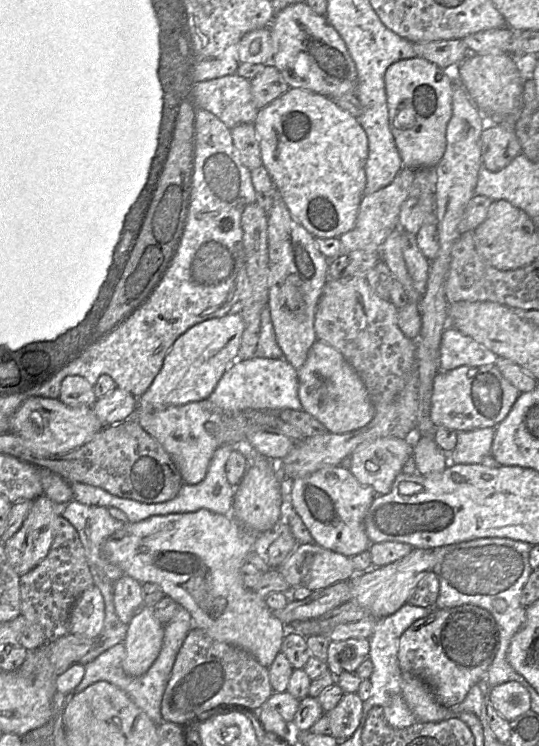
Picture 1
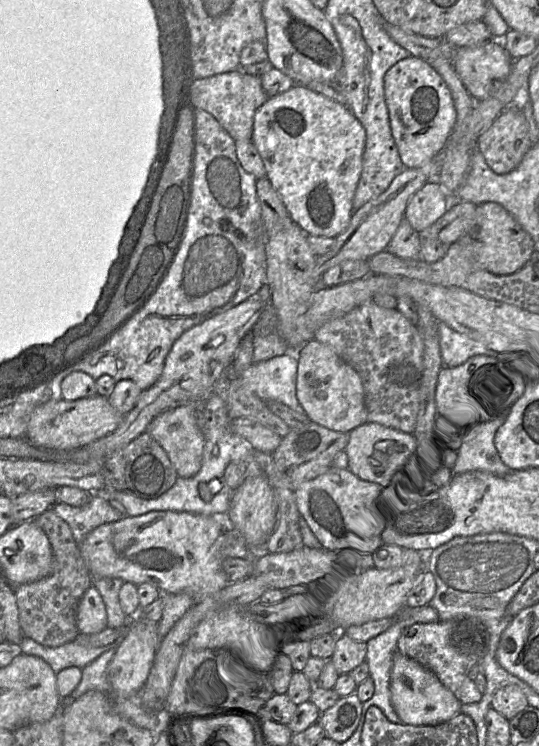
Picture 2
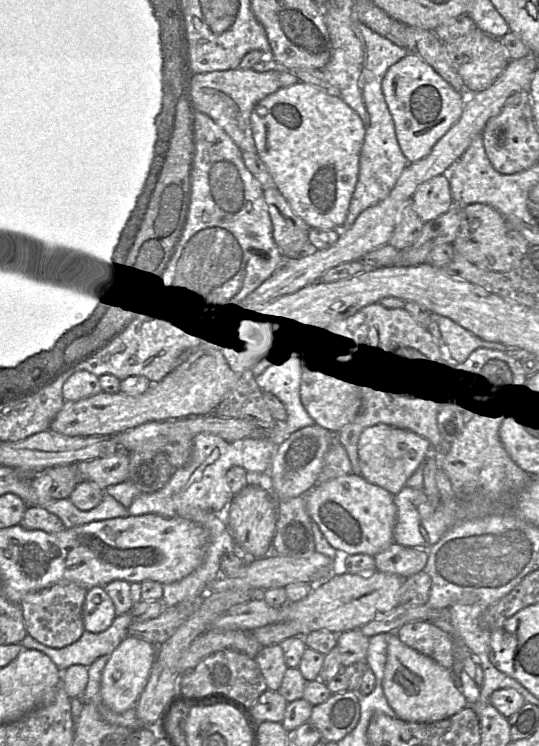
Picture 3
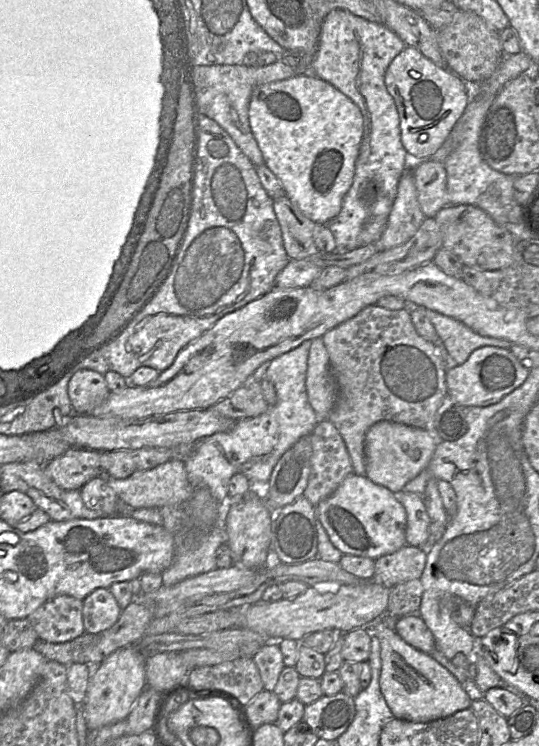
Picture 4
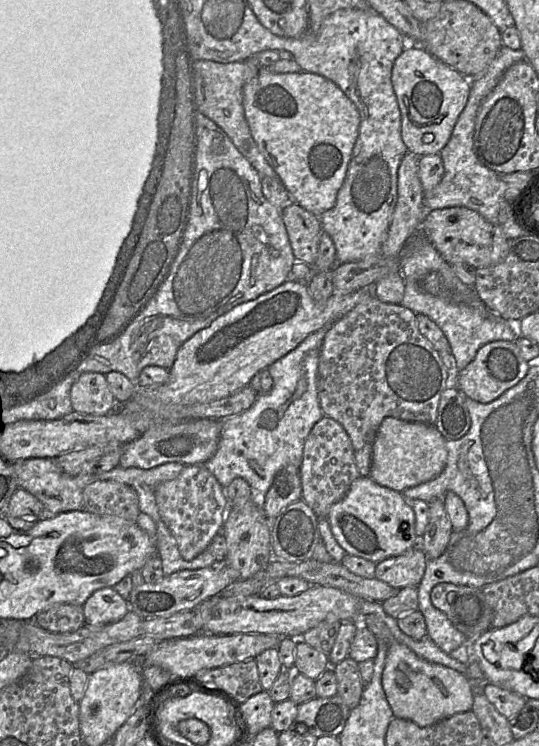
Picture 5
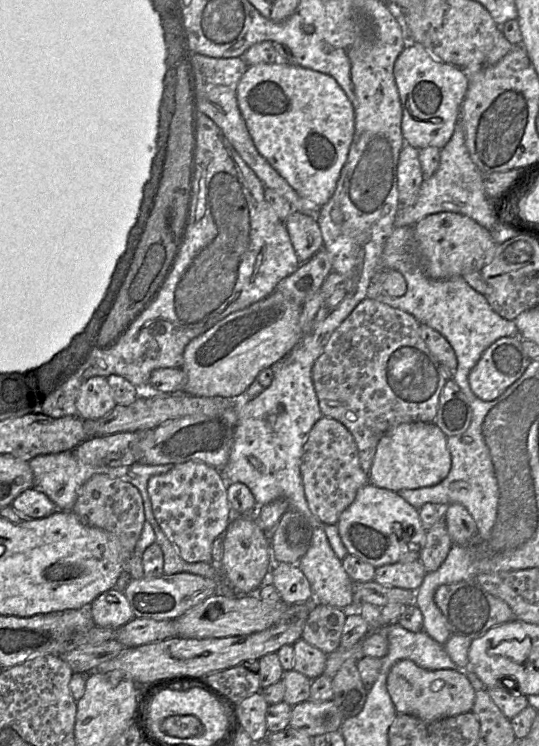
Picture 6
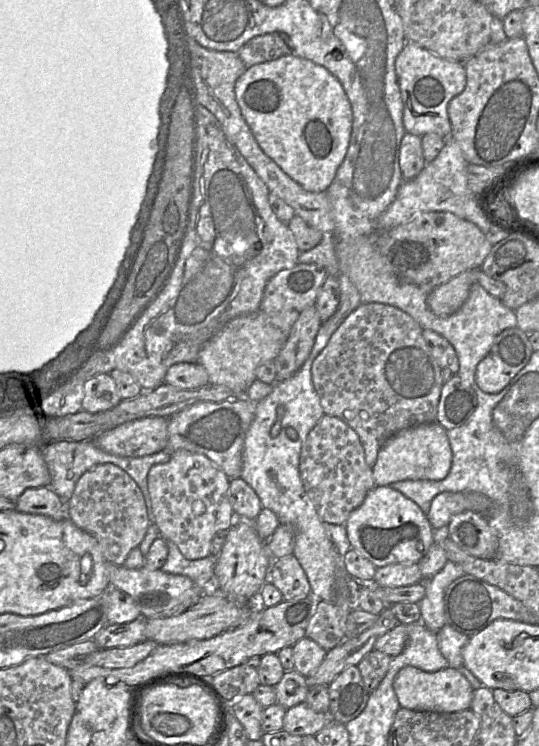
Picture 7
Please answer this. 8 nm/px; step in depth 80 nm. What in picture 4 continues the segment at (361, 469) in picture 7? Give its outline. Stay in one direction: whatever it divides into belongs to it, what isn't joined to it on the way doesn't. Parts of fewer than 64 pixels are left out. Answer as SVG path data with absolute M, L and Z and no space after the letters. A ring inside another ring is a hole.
M329 419L318 422L311 433L311 442L311 471L303 496L315 507L332 495L343 480L354 472L345 442Z

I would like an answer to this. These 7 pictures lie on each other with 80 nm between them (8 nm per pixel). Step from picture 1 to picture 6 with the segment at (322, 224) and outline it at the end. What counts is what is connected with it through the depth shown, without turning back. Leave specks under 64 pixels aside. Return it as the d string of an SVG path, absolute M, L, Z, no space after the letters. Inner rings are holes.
M297 64L249 65L237 86L237 101L261 156L304 199L323 206L333 195L355 131L351 101L330 75Z

